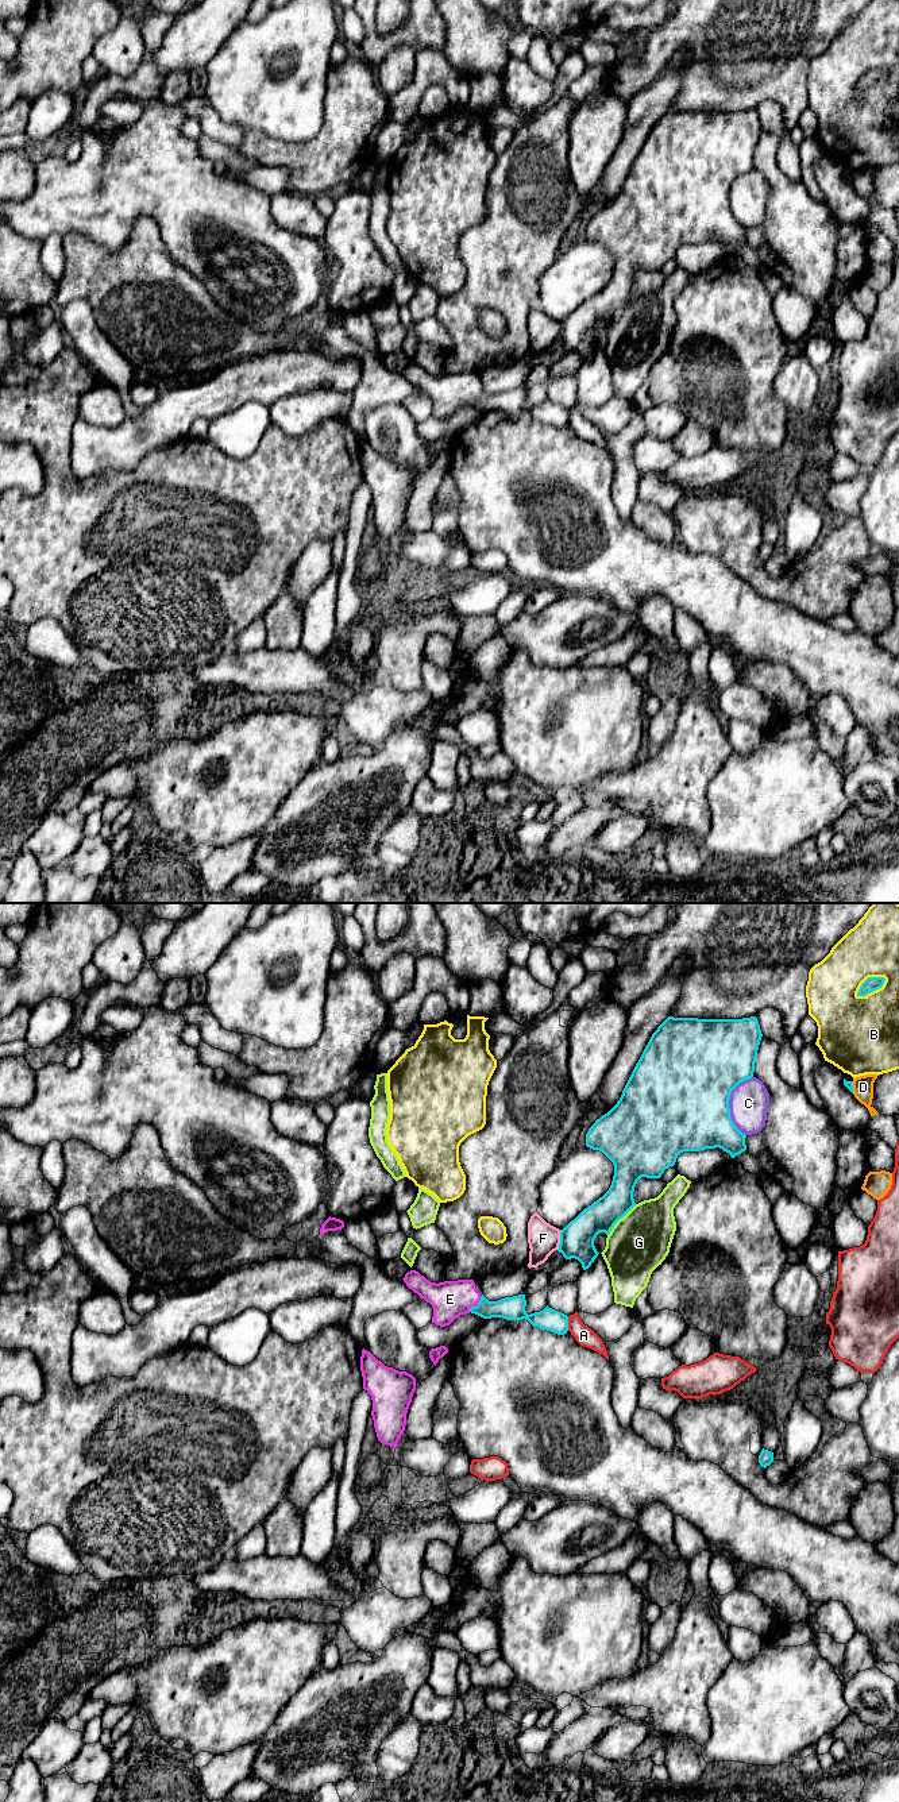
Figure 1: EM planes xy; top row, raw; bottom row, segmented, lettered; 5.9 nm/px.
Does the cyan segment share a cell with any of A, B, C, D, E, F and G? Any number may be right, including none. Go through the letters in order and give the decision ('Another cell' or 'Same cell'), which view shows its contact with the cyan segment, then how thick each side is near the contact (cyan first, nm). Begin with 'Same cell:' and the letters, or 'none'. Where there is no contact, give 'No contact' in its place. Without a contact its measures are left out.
Same cell: E
A: Another cell. Touches cyan in xy. Thickness 130 nm (cyan) against 110 nm
B: Another cell. Touches cyan in xy. Thickness 90 nm (cyan) against 440 nm
C: Another cell. Touches cyan in xy. Thickness 500 nm (cyan) against 240 nm
D: Another cell. Touches cyan in xy. Thickness 50 nm (cyan) against 130 nm
E: Same cell. Touches cyan in xy. Thickness 140 nm (cyan) against 220 nm
F: Another cell. Touches cyan in xy. Thickness 200 nm (cyan) against 190 nm
G: Another cell. Touches cyan in xy. Thickness 190 nm (cyan) against 360 nm

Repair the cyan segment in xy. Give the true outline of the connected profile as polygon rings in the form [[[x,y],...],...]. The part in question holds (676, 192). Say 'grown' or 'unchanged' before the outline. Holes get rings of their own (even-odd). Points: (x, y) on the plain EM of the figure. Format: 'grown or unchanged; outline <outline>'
unchanged; outline [[[668,109],[652,127],[636,157],[617,197],[589,221],[586,239],[602,244],[614,258],[609,283],[584,301],[574,313],[560,323],[557,344],[566,352],[575,351],[583,363],[589,362],[598,344],[594,333],[599,325],[610,327],[614,317],[634,298],[633,285],[641,270],[660,271],[665,262],[674,259],[683,244],[699,244],[719,240],[732,251],[746,243],[745,231],[730,211],[729,192],[732,184],[753,170],[761,123],[756,109],[742,112],[698,112]]]

